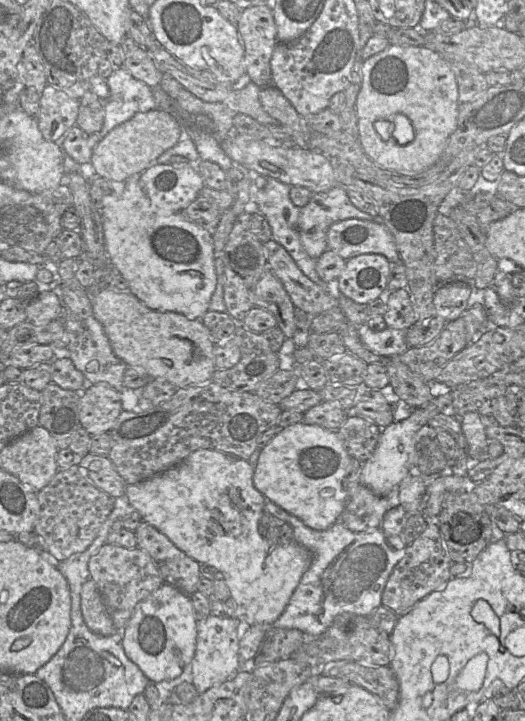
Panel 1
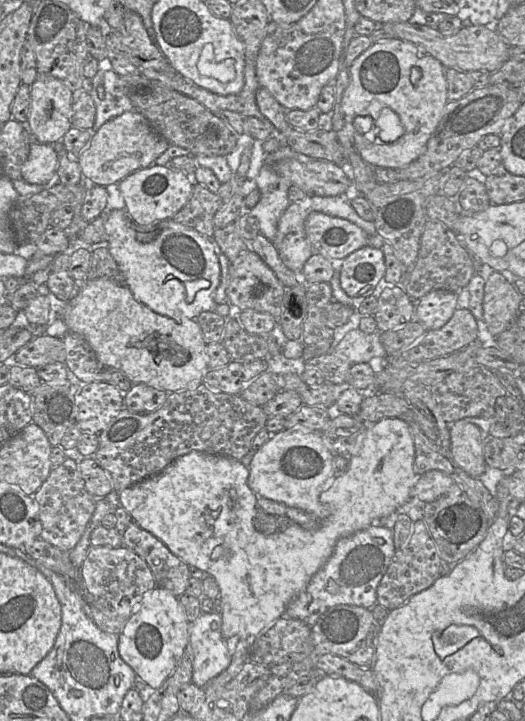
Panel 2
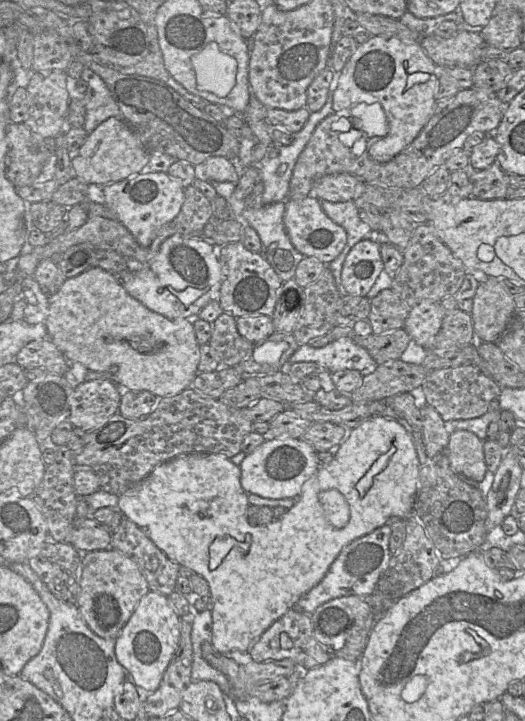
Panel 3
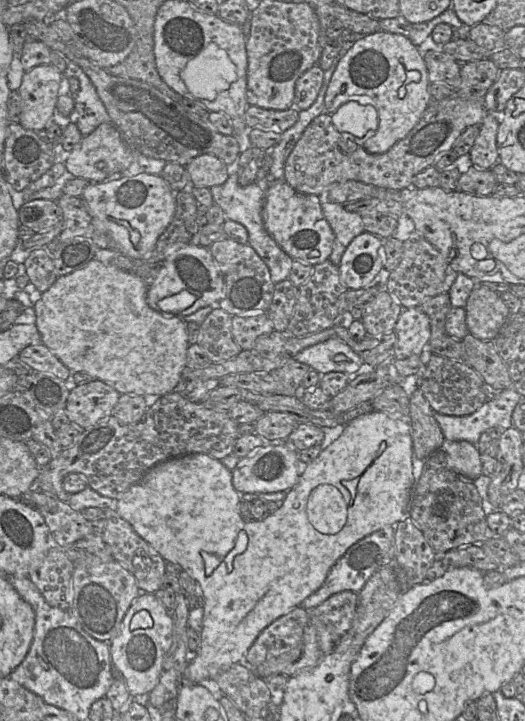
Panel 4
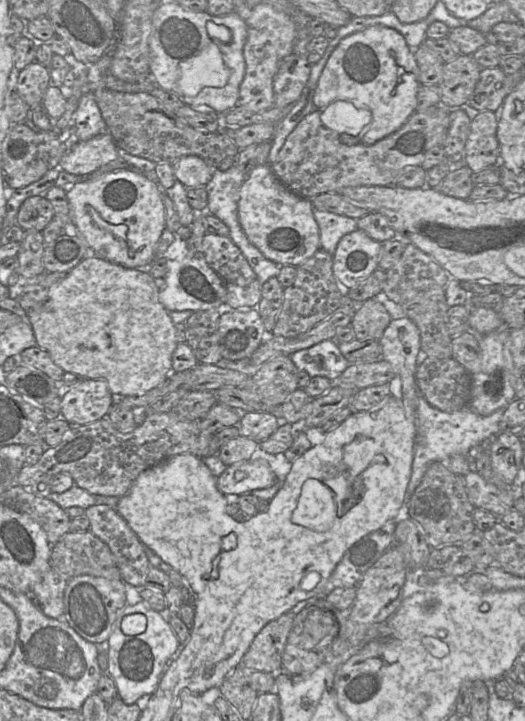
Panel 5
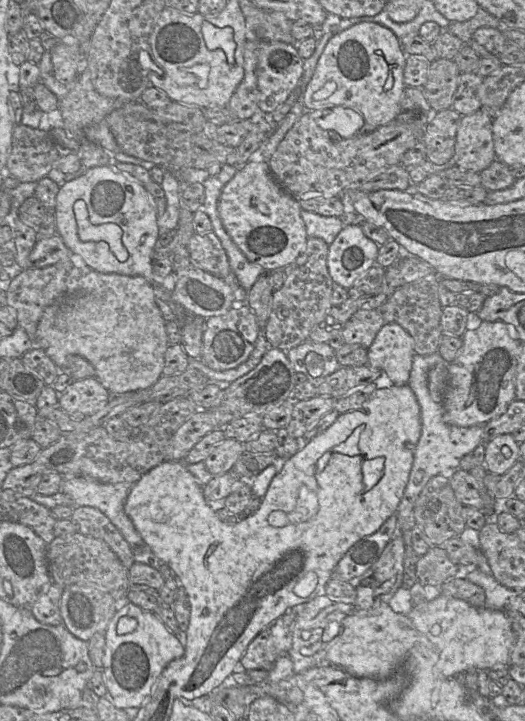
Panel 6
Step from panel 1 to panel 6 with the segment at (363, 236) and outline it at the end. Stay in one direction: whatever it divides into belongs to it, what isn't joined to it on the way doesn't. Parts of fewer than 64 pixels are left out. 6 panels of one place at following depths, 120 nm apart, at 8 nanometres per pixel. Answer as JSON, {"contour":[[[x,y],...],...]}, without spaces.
{"contour":[[[253,158],[237,169],[234,177],[224,186],[218,201],[218,213],[223,227],[248,260],[266,271],[283,269],[305,250],[308,239],[297,199],[284,190],[272,175],[267,160]]]}

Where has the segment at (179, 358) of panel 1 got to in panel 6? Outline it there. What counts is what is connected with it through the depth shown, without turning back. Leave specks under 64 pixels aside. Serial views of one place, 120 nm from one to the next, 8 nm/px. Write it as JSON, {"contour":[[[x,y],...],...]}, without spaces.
{"contour":[[[90,270],[79,279],[78,289],[45,308],[33,348],[41,348],[59,369],[68,355],[85,358],[94,367],[94,377],[110,394],[122,394],[148,388],[163,375],[165,352],[170,345],[165,324],[155,301],[154,286],[147,279]]]}

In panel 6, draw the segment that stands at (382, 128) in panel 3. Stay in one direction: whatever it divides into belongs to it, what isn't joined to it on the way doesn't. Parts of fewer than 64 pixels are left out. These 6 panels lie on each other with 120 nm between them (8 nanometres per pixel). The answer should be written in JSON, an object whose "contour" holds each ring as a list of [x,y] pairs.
{"contour":[[[334,106],[327,115],[318,118],[316,123],[322,129],[335,131],[343,139],[347,139],[353,137],[361,130],[364,126],[364,118],[353,109]]]}

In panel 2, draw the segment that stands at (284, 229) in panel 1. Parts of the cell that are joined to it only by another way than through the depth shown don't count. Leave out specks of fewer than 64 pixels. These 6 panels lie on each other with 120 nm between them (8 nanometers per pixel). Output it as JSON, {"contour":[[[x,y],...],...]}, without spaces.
{"contour":[[[283,144],[276,151],[265,154],[264,164],[256,178],[260,191],[259,202],[249,210],[260,227],[260,233],[273,241],[276,236],[279,219],[290,204],[288,199],[290,182],[274,171],[278,161],[297,156],[288,145]]]}

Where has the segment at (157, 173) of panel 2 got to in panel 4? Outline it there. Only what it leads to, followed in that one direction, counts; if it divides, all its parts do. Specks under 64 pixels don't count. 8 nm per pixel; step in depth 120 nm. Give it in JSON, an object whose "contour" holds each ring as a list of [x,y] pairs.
{"contour":[[[141,173],[107,183],[88,184],[81,195],[88,205],[94,225],[105,232],[114,242],[114,249],[135,259],[148,258],[159,238],[171,223],[176,209],[176,193],[161,175]]]}

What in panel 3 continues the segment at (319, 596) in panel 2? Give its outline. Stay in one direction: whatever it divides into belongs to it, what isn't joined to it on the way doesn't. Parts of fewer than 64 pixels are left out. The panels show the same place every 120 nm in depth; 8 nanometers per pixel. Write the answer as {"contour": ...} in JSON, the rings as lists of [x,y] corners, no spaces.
{"contour":[[[384,524],[349,545],[332,562],[325,577],[296,603],[294,608],[311,615],[322,604],[343,596],[370,597],[376,590],[381,575],[387,569],[392,554],[389,551],[391,525]]]}

